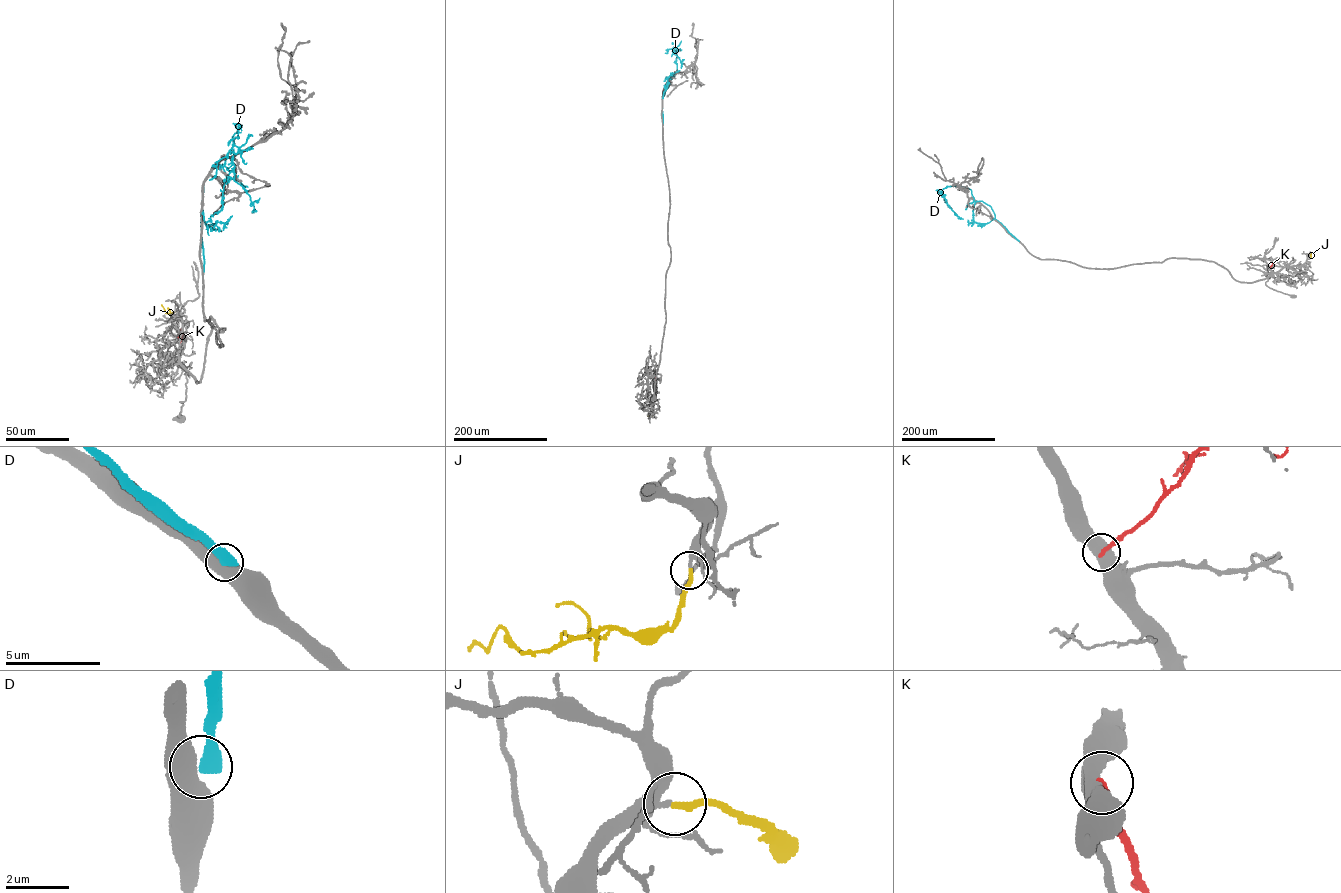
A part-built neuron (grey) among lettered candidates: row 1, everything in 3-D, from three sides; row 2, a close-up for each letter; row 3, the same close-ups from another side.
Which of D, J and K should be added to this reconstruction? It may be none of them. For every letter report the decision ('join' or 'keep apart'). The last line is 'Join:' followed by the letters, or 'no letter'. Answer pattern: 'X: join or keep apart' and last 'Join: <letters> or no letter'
D: keep apart
J: join
K: keep apart
Join: J

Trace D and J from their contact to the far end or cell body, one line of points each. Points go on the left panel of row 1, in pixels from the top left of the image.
D: (203, 271), (204, 182), (212, 169), (223, 166), (238, 123), (232, 147), (234, 180), (256, 210)
J: (176, 310), (166, 313), (161, 304)

